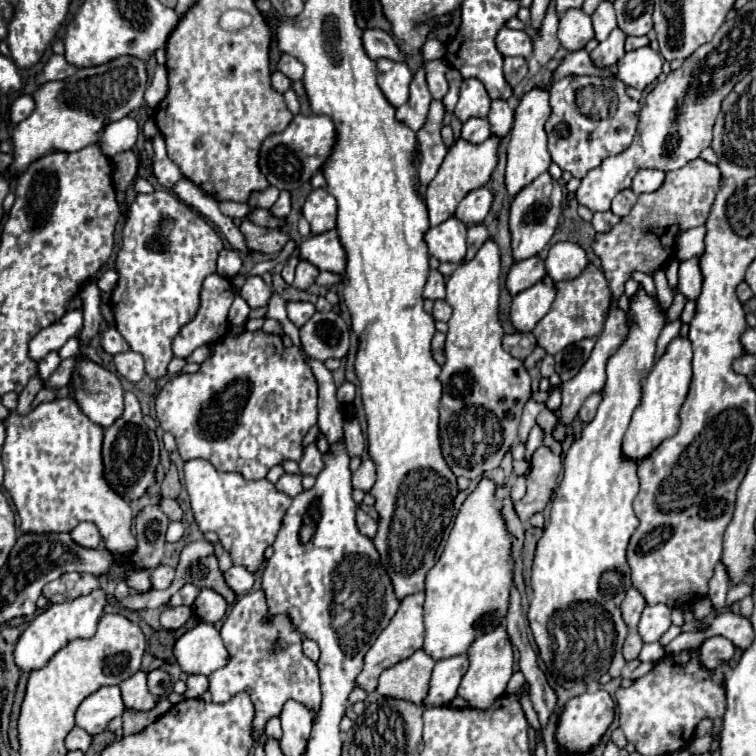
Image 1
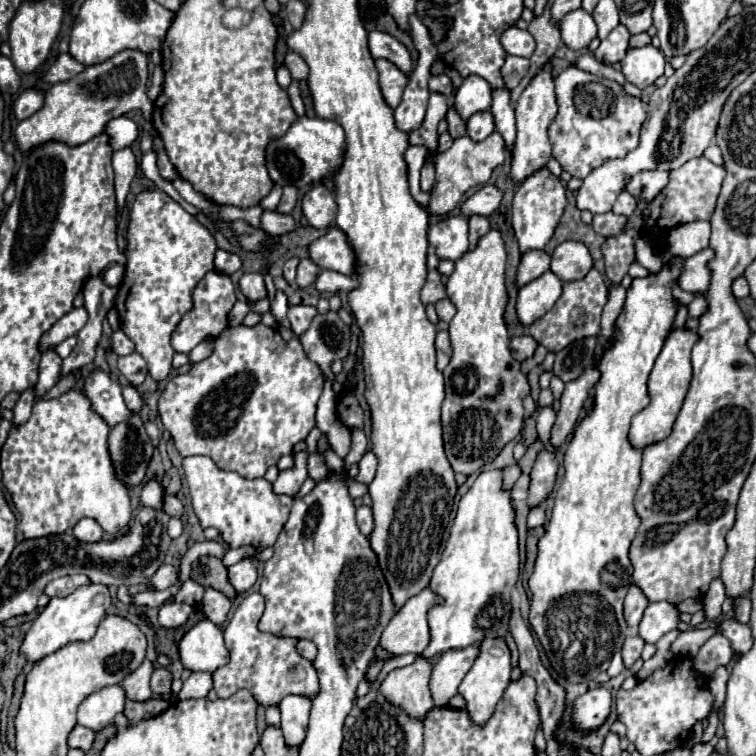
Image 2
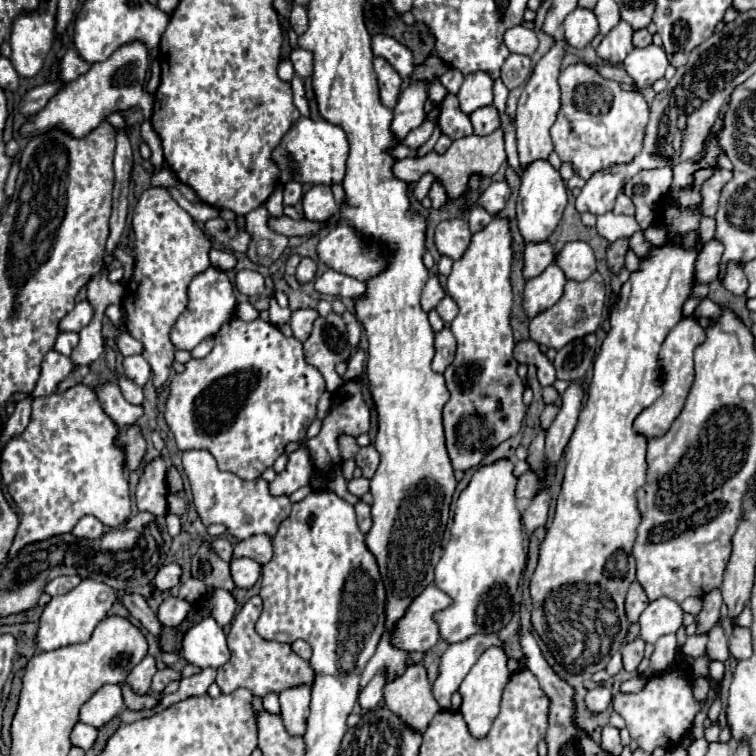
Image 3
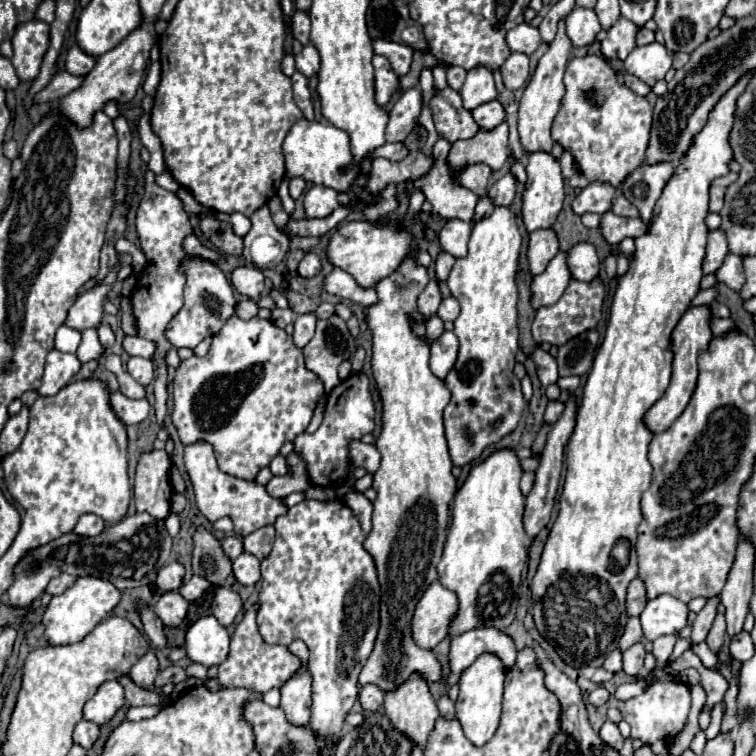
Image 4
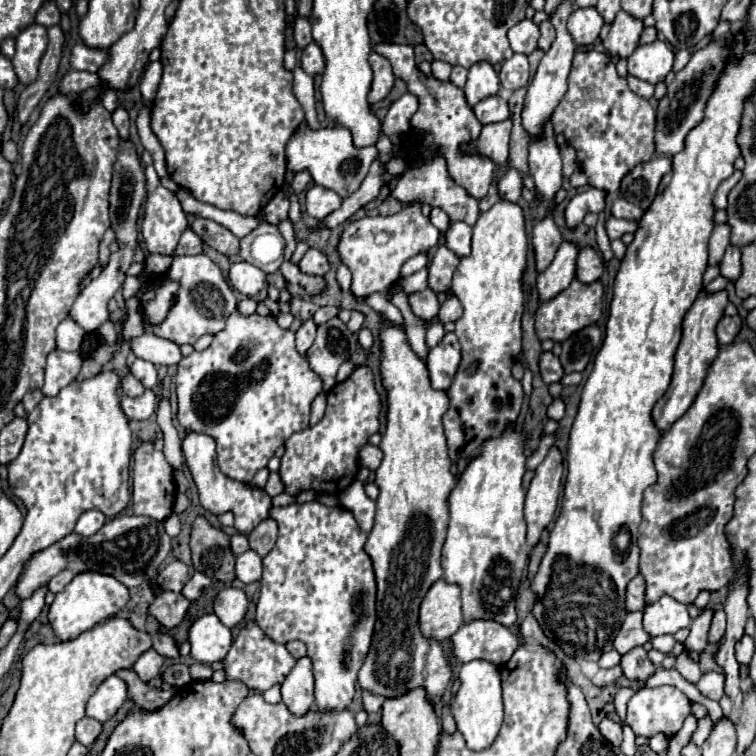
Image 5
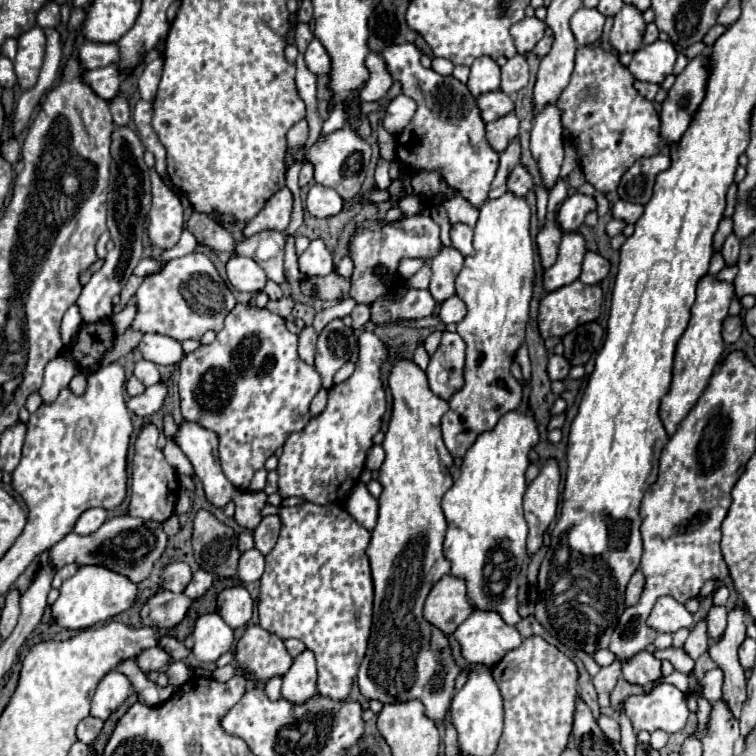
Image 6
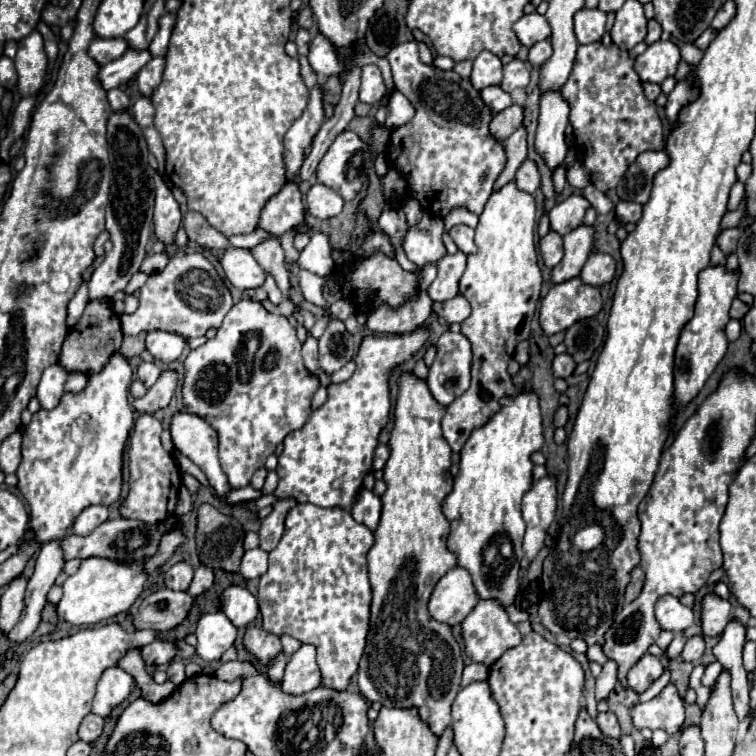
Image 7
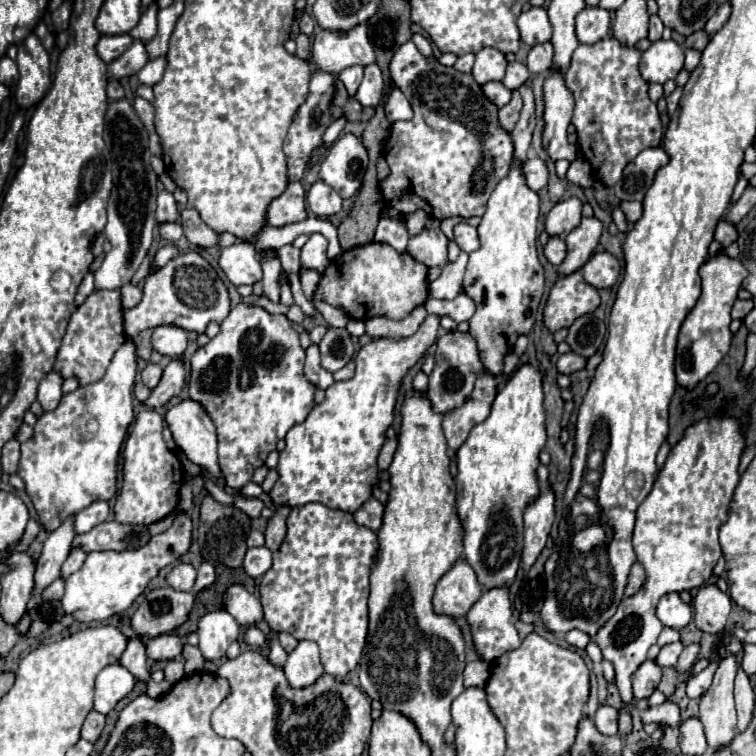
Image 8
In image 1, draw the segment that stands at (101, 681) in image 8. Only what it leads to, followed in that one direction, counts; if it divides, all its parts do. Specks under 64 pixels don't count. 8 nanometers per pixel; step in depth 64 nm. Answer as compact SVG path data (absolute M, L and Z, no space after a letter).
M104 686L90 694L76 710L76 726L86 730L90 736L104 732L116 716L122 716L124 702L118 686Z

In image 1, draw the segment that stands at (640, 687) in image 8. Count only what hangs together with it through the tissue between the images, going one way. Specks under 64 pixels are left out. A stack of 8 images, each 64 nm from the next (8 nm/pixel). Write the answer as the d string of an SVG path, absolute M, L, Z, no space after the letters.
M630 632L630 634L626 636L626 642L624 642L624 658L626 658L626 662L638 658L638 652L640 652L642 644L644 644L644 642L642 642L642 638L640 638L638 632Z

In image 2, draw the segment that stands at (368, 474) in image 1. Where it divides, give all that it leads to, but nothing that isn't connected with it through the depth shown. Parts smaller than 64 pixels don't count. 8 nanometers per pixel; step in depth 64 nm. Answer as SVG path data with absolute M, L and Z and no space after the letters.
M366 452L364 458L360 460L360 472L356 474L356 482L362 482L362 484L370 484L376 476L376 456L372 452Z

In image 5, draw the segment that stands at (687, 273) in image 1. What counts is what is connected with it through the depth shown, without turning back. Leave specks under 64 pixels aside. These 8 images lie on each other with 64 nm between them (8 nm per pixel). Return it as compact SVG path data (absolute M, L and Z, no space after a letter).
M720 224L714 226L712 236L710 236L710 244L708 244L708 266L718 266L726 246L728 246L728 238L730 238L730 228L728 224Z

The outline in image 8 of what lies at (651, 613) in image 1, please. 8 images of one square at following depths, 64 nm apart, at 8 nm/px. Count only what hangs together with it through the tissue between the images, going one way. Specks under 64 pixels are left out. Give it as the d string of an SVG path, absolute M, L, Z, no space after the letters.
M672 592L672 594L666 594L660 598L660 602L656 606L656 616L660 618L660 622L664 626L682 630L692 622L692 606L684 604L680 600L680 596L676 592Z

